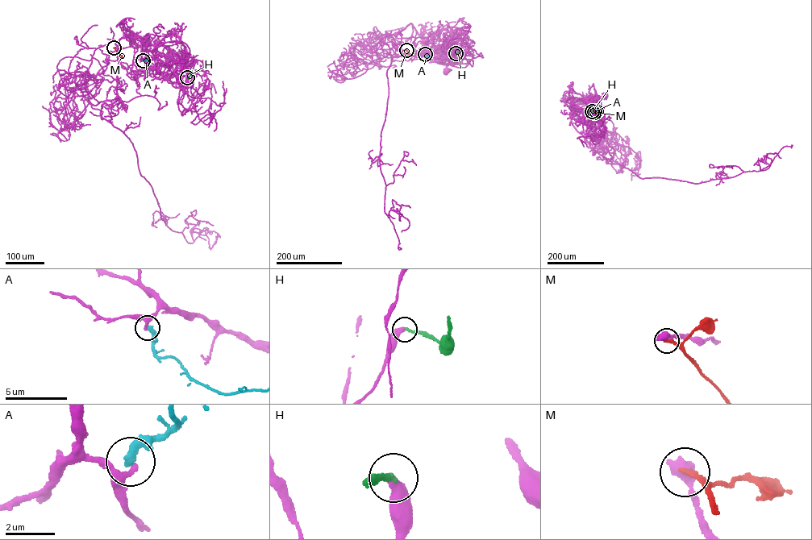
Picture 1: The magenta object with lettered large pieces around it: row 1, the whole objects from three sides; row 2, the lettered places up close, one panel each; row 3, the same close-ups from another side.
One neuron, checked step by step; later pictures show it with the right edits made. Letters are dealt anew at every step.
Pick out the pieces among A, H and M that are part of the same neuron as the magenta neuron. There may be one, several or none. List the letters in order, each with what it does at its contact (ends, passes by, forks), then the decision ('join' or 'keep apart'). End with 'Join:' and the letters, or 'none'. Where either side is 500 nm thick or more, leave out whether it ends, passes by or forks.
A: it ends there; keep apart
H: it ends there; join
M: keep apart
Join: H

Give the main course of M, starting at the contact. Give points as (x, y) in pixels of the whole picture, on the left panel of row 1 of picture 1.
M: (114, 47), (122, 57), (122, 55)

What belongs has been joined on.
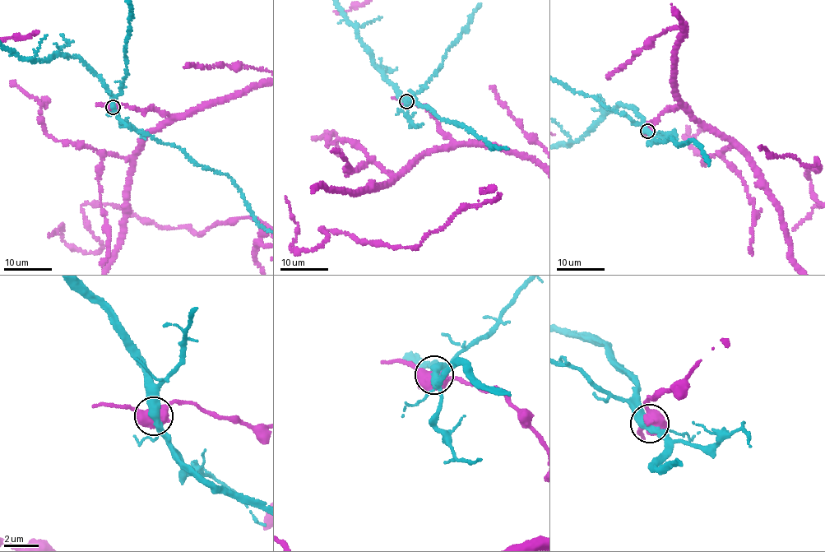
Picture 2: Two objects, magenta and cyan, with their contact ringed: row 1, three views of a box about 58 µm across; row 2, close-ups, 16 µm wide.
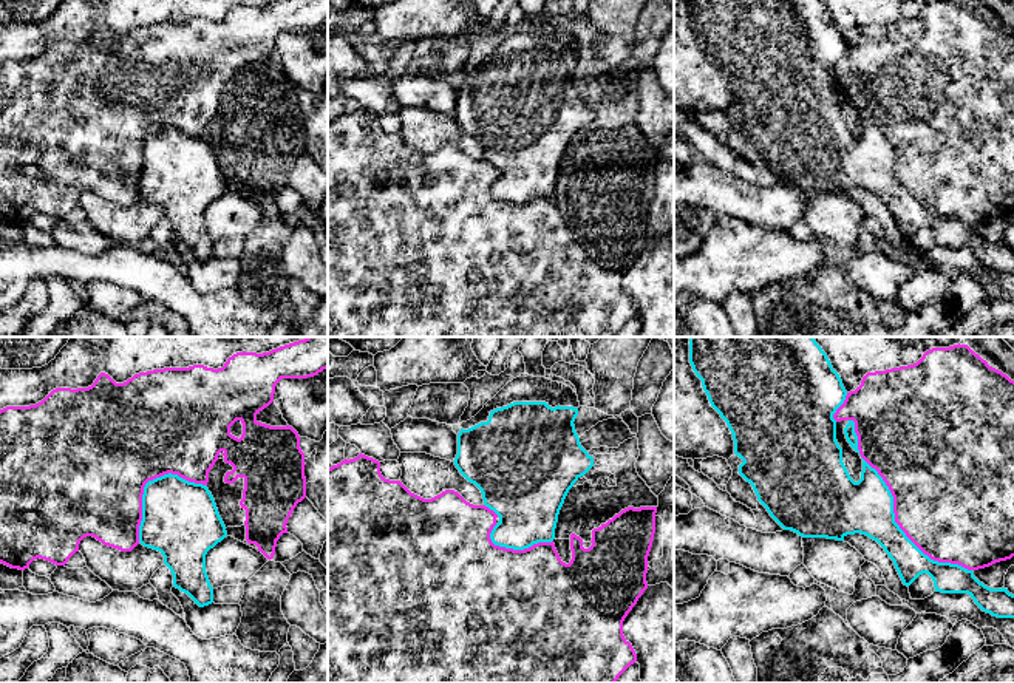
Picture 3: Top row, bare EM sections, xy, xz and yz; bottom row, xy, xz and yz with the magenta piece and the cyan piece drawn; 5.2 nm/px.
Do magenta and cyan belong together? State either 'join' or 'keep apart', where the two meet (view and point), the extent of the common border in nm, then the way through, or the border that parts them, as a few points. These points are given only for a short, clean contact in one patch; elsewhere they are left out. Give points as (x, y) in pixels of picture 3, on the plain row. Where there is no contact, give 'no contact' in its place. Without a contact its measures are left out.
keep apart | yz (894, 163) | 1000 nm

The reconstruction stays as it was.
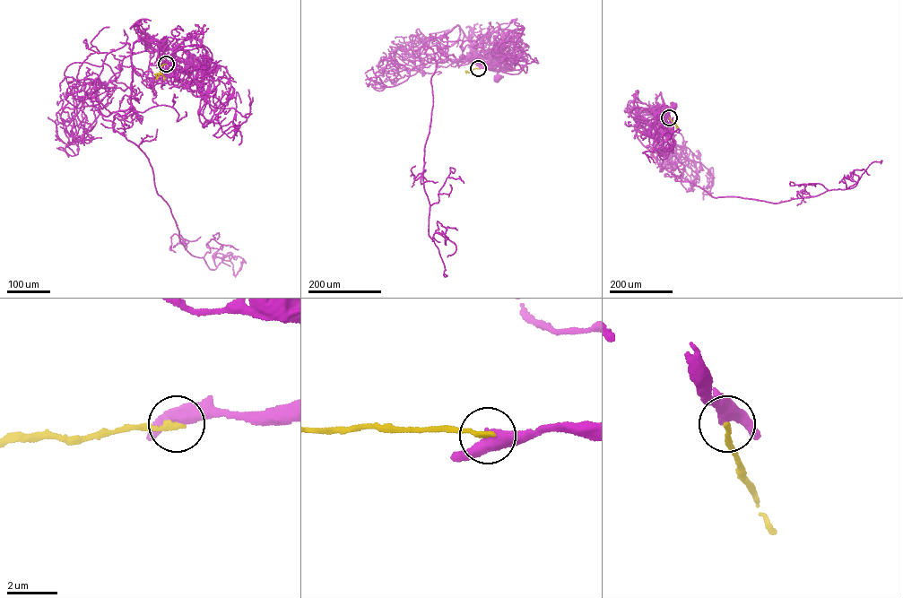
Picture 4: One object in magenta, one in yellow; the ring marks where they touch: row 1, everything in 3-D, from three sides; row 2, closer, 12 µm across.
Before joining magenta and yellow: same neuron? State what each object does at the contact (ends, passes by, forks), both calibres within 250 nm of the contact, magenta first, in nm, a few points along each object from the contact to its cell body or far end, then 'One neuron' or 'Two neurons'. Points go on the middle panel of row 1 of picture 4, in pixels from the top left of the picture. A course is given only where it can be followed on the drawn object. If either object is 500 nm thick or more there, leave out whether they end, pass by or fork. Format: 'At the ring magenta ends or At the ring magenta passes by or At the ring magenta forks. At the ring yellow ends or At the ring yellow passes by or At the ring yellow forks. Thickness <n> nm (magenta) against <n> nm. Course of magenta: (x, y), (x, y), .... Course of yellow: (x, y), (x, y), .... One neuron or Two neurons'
Thickness 500 nm (magenta) against 200 nm. Course of magenta: (478, 68), (484, 66), (498, 71), (497, 78). Course of yellow: (478, 68), (466, 73). Two neurons

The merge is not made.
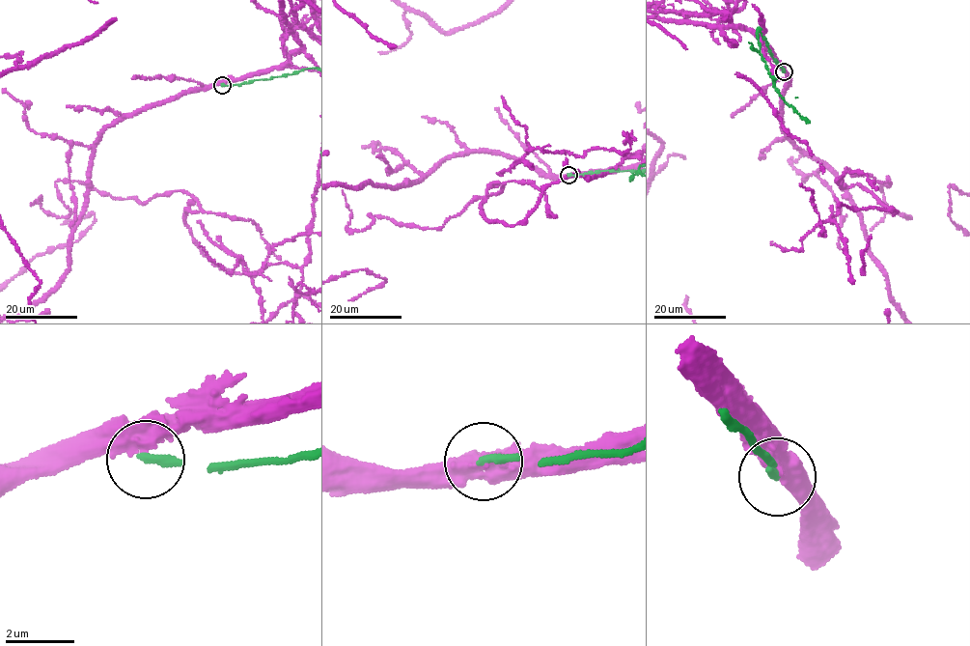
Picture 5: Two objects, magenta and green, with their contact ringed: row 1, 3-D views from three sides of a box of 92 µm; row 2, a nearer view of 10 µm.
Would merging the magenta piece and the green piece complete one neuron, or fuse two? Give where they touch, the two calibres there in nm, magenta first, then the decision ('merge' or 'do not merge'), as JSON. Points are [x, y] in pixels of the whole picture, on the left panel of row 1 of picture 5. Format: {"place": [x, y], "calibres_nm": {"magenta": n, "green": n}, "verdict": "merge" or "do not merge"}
{"place": [222, 85], "calibres_nm": {"magenta": 260, "green": 240}, "verdict": "do not merge"}

